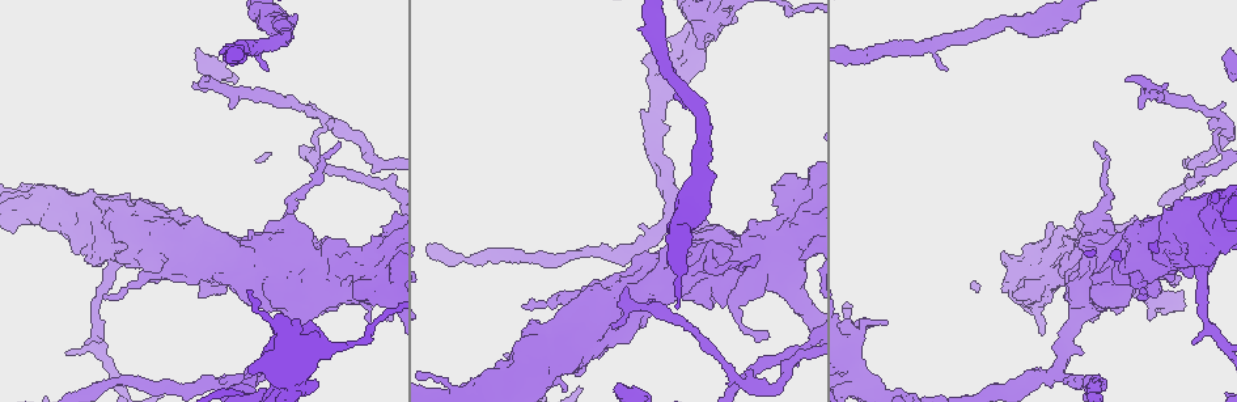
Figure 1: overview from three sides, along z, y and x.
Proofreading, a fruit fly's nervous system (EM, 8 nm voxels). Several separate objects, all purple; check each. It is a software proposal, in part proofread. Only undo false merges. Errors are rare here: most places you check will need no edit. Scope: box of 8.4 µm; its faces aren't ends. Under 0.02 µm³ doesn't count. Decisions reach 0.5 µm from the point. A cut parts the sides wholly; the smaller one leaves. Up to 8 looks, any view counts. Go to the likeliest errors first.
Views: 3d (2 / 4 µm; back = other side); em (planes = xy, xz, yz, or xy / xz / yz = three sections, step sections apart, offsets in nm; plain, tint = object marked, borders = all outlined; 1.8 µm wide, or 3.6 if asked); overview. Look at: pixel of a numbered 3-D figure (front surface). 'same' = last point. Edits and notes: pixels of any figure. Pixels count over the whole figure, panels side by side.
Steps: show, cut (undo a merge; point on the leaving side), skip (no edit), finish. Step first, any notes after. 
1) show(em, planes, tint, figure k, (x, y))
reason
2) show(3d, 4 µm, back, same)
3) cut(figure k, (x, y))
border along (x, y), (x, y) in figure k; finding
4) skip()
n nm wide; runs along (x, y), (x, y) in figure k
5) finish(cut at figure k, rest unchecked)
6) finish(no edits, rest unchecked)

show(em, 3.6 µm, planes, plain, figure 1, (111, 252))
thick turns thin

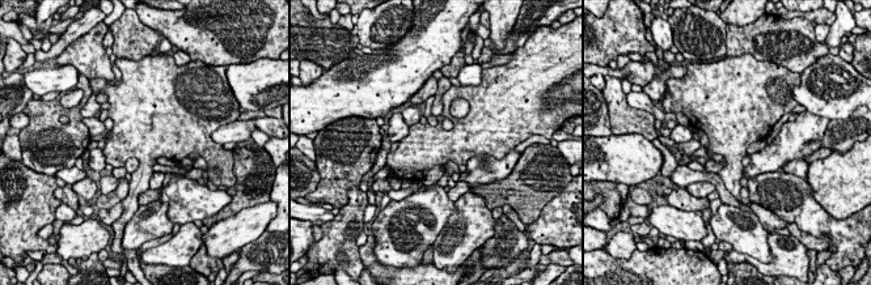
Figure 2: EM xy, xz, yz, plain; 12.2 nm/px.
show(em, 3.6 µm, planes, tint, same)
where the object lies

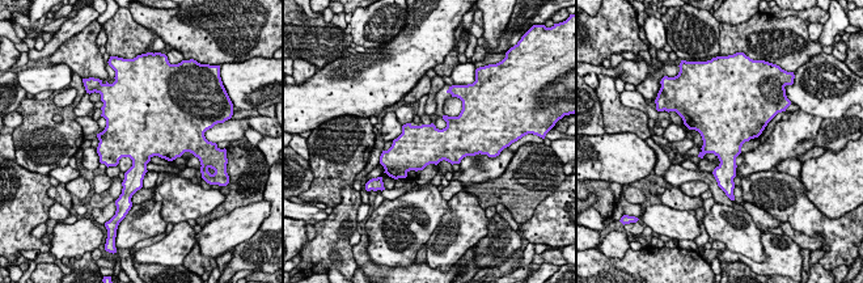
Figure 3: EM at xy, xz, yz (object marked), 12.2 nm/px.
skip()
500 nm wide; all the same neuron

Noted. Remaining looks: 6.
show(3d, 2 µm, figure 1, (1050, 378))
three arms meet

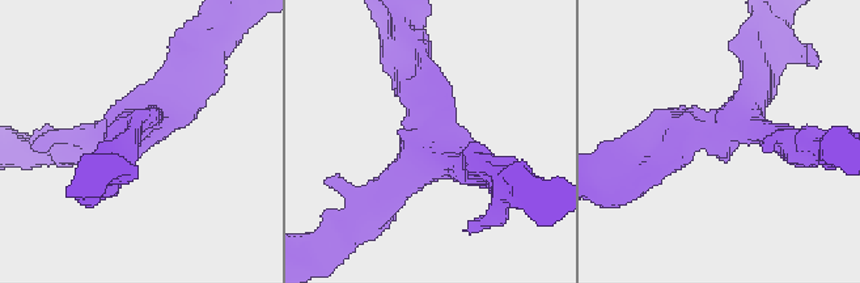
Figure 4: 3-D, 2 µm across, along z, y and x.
show(em, planes, plain, figure 4, (137, 128))
3 arms; arms of 220, 240, 280 nm

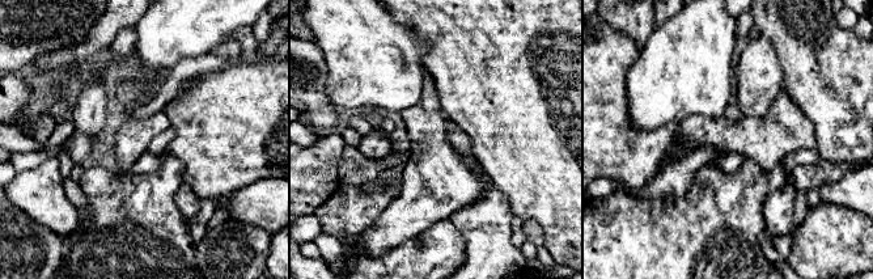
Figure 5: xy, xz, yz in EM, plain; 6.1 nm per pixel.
show(em, planes, borders, same)

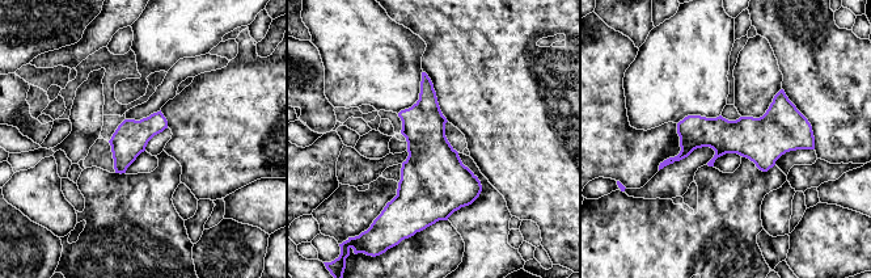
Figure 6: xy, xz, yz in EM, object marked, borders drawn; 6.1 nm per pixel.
skip()
runs along (680, 126), (694, 131), (806, 130) in figure 6; all the same neuron

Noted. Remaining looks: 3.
show(em, 3.6 µm, yz, step 16, tint, figure 1, (709, 254))
calibre changes

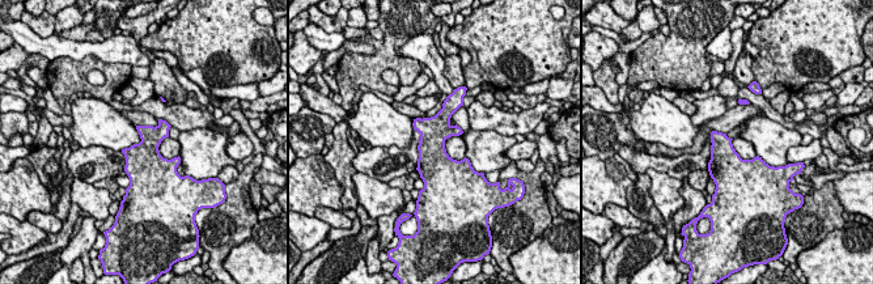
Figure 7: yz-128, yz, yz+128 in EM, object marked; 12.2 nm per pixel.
show(em, 3.6 µm, xz, step 4, tint, same)

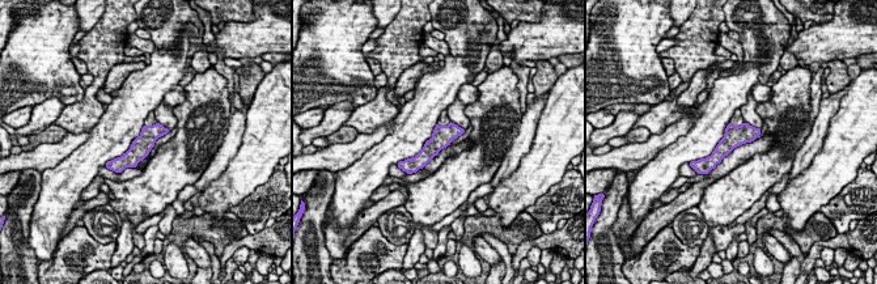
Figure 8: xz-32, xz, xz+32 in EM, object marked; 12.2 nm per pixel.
skip()
240 nm wide; runs along (757, 131), (737, 135), (704, 165) in figure 8; continuous, no second neuron

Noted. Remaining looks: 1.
finish(no edits, rest unchecked)

